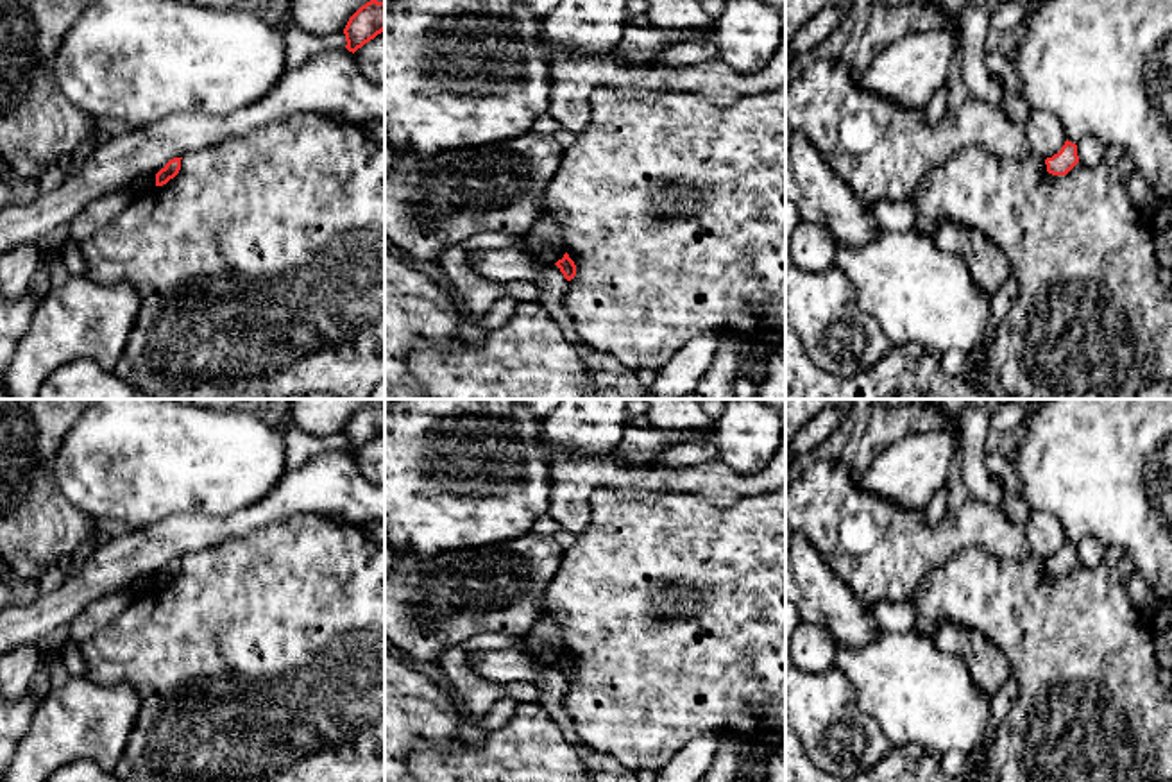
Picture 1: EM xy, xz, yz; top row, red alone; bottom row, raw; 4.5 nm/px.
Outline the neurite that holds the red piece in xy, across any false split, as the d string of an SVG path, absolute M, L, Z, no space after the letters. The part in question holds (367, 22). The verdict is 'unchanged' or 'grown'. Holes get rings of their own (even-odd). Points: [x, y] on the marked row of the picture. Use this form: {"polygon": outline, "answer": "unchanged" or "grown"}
{"polygon": "M370 0L349 18L344 29L347 41L345 48L354 54L358 48L374 39L383 30L385 2Z", "answer": "unchanged"}

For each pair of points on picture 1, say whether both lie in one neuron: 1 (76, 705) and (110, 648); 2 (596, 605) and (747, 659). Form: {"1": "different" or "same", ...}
{"1": "different", "2": "same"}

